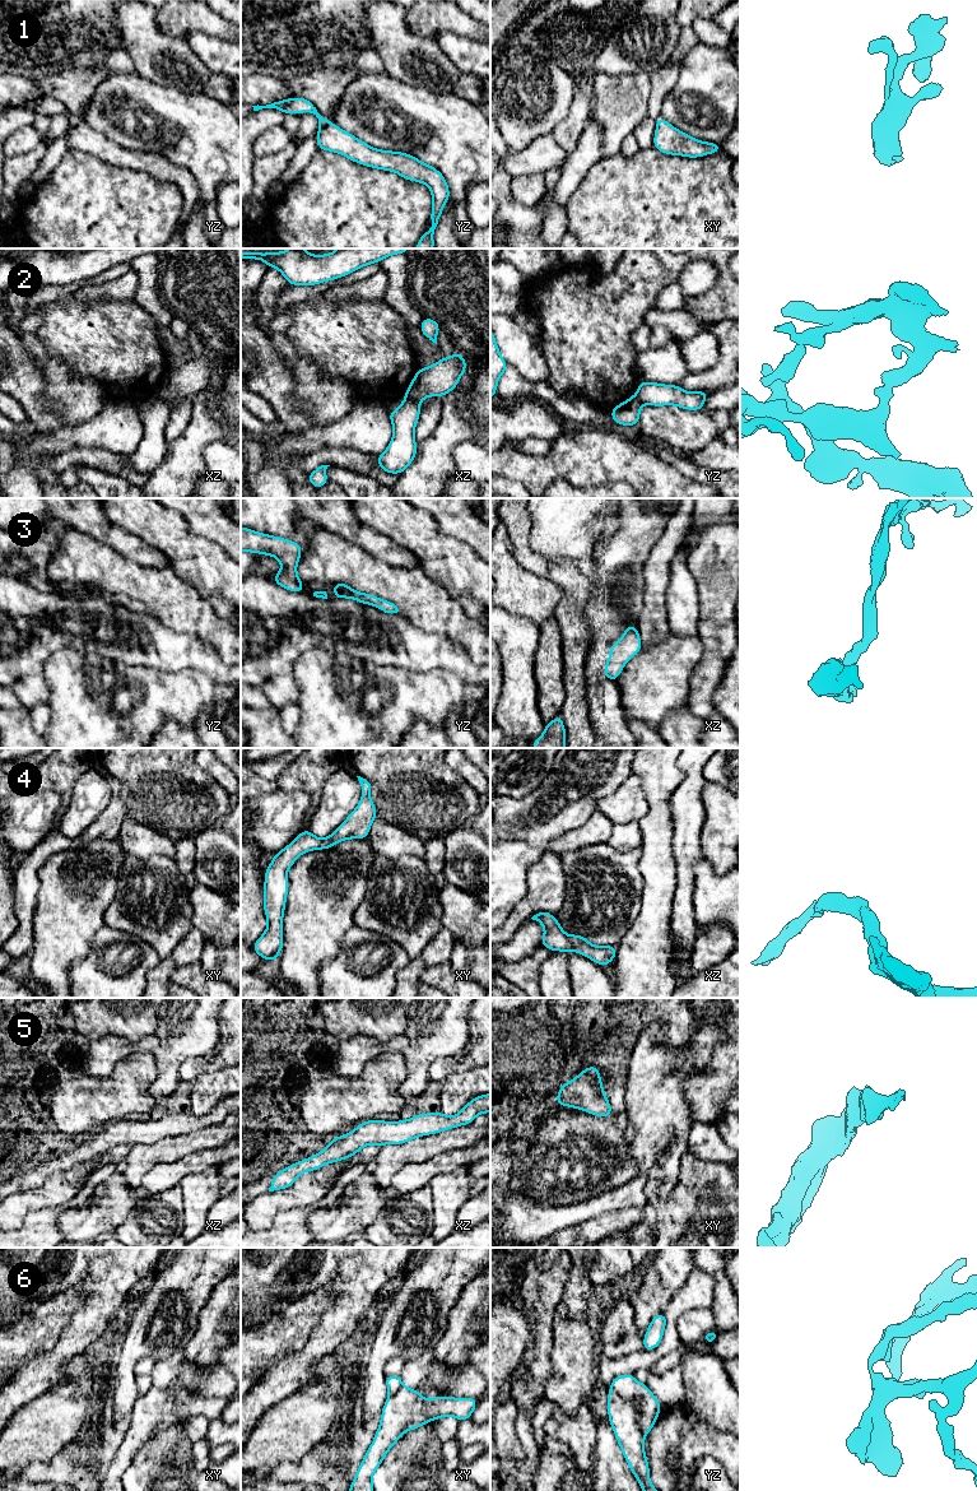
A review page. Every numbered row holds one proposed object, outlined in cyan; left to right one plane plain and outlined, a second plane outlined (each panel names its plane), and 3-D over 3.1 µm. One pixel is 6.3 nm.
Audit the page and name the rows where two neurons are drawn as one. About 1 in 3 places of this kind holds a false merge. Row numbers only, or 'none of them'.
2, 6

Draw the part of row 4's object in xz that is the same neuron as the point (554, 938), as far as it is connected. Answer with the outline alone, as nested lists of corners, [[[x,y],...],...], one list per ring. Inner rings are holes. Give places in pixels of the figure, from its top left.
[[[539,912],[531,918],[539,921],[545,932],[541,938],[541,947],[553,951],[571,952],[574,951],[585,957],[588,957],[599,966],[608,966],[615,957],[618,947],[615,946],[594,946],[583,935],[567,935],[557,921],[554,914]]]

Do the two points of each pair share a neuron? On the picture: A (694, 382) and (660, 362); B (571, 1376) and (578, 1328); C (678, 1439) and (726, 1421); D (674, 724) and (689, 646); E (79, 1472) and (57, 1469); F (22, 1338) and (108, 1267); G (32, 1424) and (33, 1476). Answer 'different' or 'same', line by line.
A: different
B: same
C: different
D: different
E: same
F: different
G: different

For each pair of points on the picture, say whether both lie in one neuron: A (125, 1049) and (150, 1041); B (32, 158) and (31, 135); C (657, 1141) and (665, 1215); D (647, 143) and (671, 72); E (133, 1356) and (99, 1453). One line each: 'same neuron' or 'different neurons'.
A: same neuron
B: different neurons
C: different neurons
D: same neuron
E: same neuron

